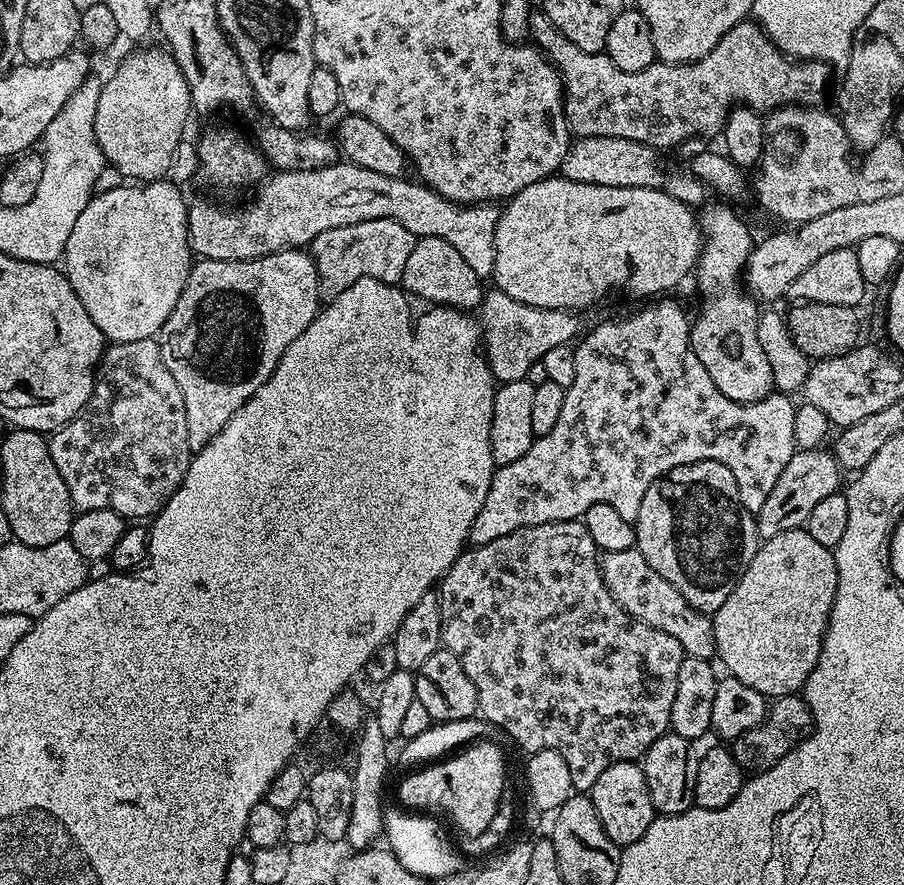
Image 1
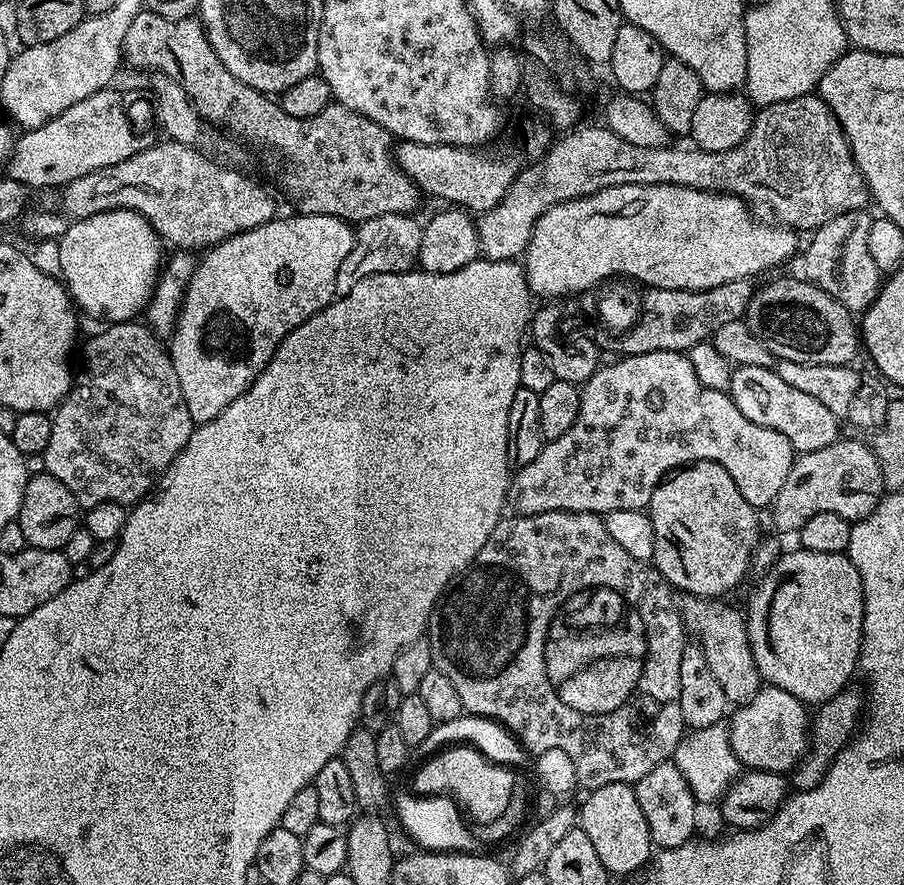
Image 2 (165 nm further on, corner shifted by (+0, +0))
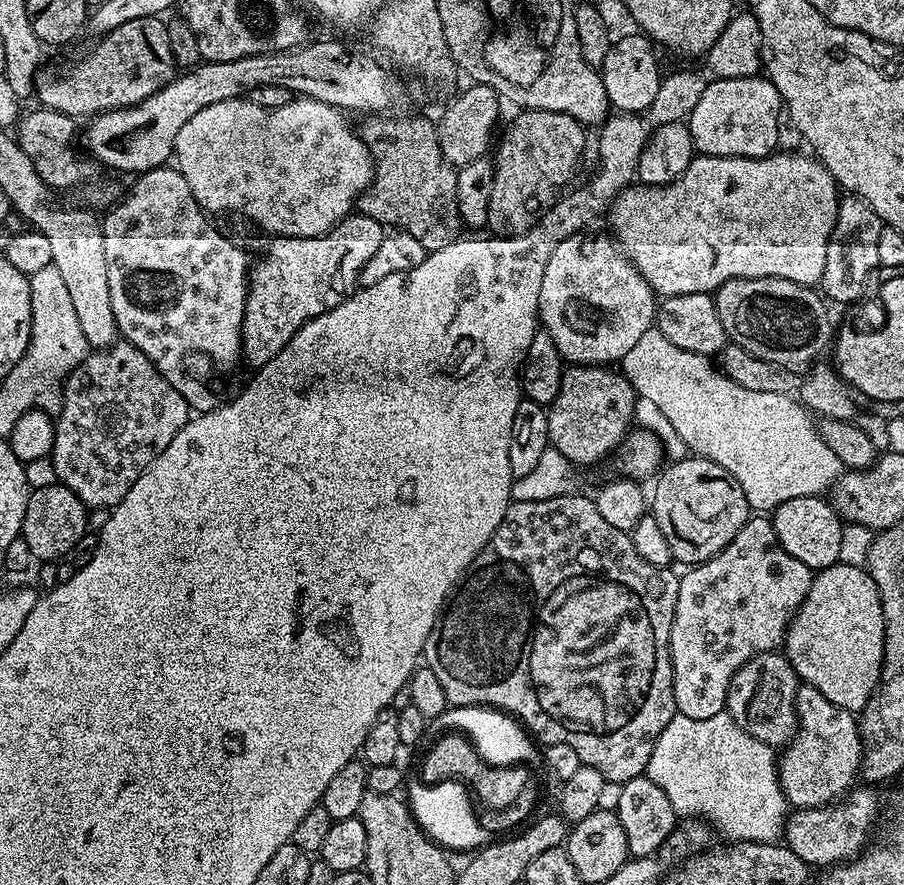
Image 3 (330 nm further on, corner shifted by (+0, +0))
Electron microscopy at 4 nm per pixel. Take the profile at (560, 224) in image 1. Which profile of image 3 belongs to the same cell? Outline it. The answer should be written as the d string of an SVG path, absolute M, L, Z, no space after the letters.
M777 151L771 156L764 156L761 160L746 158L745 156L701 156L697 155L686 166L686 170L677 180L666 186L650 186L637 183L618 193L607 209L608 224L612 227L611 235L620 245L625 256L632 261L632 265L646 278L652 291L661 297L681 296L695 292L715 293L728 280L745 280L746 278L786 278L790 282L798 282L809 286L819 285L822 274L826 270L826 246L832 237L836 225L838 206L842 199L841 189L835 178L826 170L826 166L816 159L815 155L803 156L800 152Z

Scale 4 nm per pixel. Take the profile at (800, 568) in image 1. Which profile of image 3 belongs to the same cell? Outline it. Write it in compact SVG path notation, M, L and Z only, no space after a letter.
M838 563L819 569L812 577L812 585L784 635L783 655L792 663L793 670L803 683L814 686L847 712L859 714L880 687L880 671L884 657L884 615L878 586L870 578L867 567Z

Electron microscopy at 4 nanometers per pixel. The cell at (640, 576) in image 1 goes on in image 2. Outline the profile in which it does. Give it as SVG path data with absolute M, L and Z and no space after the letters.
M685 595L683 599L679 601L678 607L685 633L694 638L706 654L706 662L710 670L714 670L714 678L718 678L718 686L722 686L722 694L726 694L729 705L739 706L754 698L754 694L762 687L762 681L750 650L745 613L724 604L728 602L720 598Z

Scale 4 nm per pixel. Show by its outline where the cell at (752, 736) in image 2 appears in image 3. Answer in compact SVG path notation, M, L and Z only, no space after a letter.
M801 683L796 690L796 734L779 753L778 765L781 789L793 809L823 808L839 801L857 783L862 768L857 717L834 706L822 690Z

